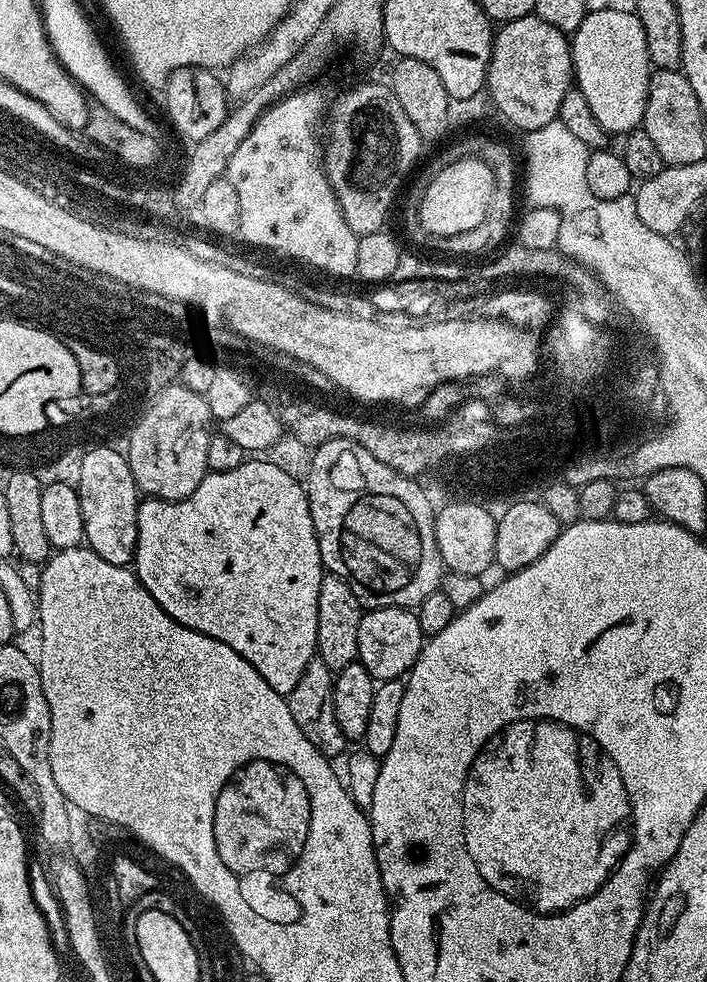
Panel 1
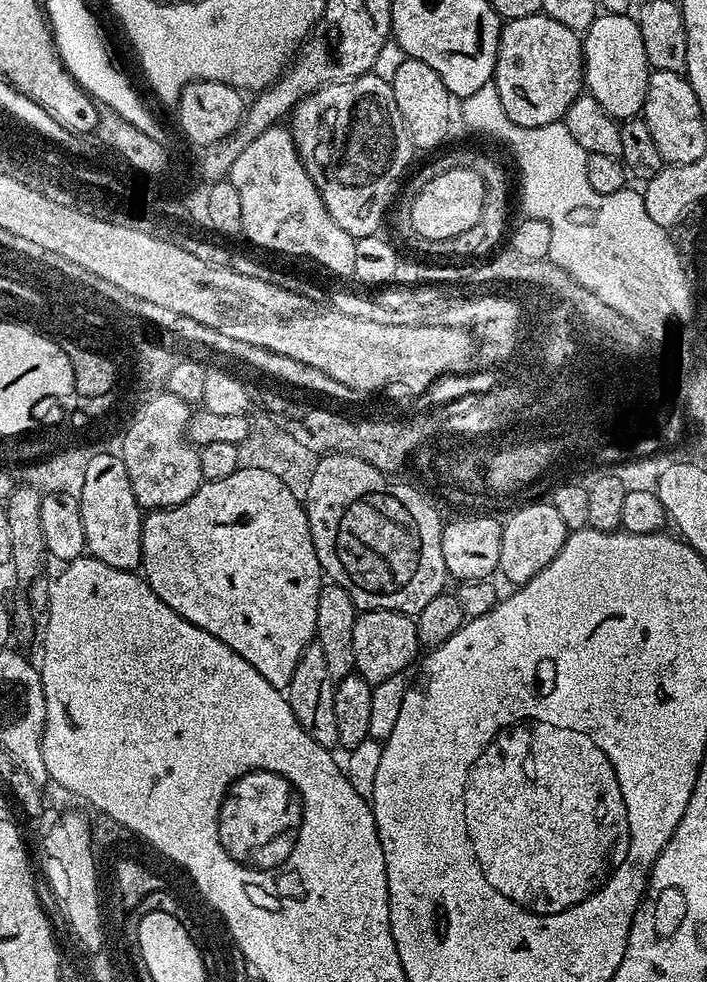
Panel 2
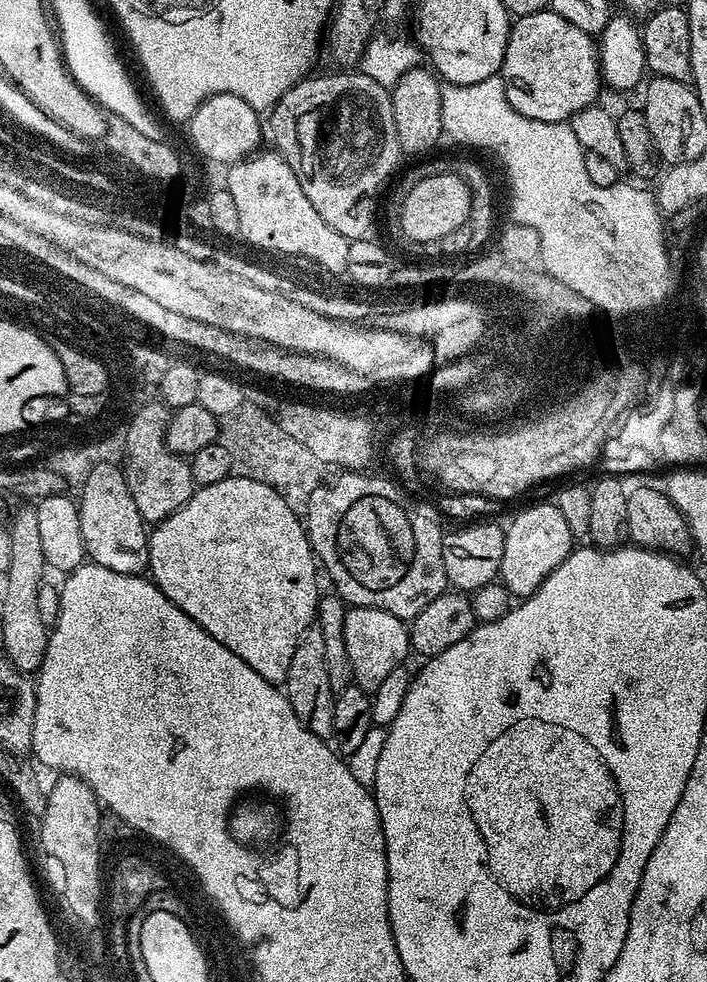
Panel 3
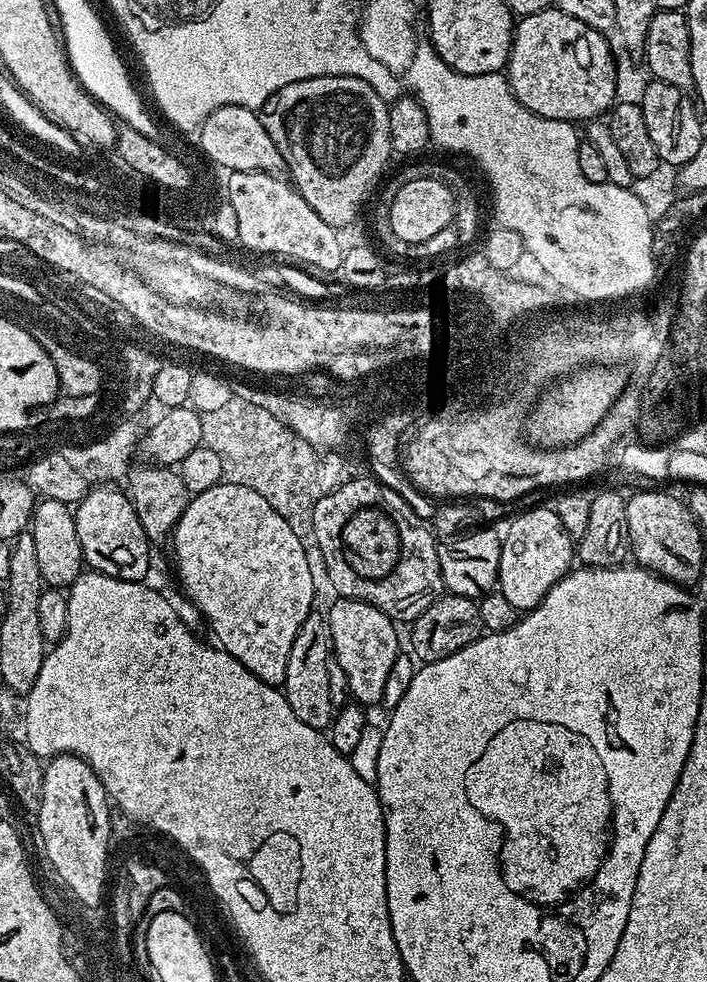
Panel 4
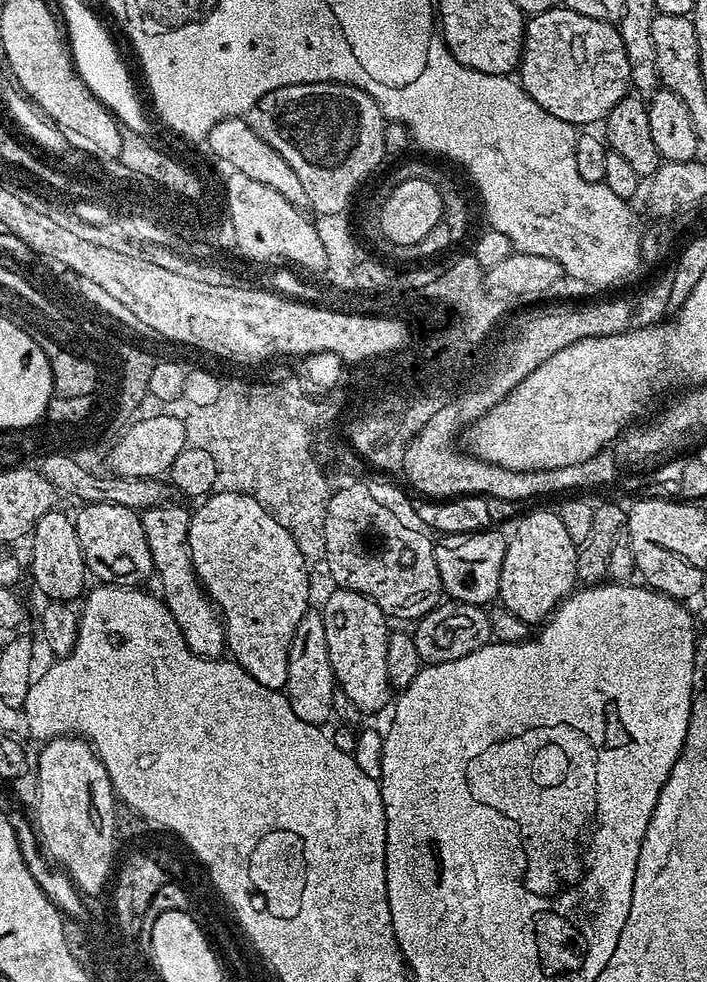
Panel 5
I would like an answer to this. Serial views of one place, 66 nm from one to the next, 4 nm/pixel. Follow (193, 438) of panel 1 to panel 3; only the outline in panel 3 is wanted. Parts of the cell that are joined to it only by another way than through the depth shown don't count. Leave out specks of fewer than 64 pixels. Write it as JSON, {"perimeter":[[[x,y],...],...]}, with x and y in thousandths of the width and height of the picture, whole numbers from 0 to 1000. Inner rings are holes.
{"perimeter":[[[228,409],[222,414],[205,415],[194,424],[181,443],[181,491],[185,494],[181,505],[190,507],[195,523],[201,523],[205,535],[219,536],[246,523],[272,506],[279,493],[272,486],[270,471],[259,464],[238,457],[232,443],[238,437],[240,416]]]}

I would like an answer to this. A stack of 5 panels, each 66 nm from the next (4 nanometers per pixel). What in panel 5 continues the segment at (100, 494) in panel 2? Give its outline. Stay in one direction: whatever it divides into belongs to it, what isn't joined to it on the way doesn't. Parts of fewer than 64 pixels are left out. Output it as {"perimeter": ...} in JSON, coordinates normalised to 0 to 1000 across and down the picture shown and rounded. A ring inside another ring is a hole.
{"perimeter":[[[119,513],[113,522],[106,522],[107,543],[116,556],[119,576],[126,584],[137,587],[137,592],[149,595],[197,596],[198,591],[216,586],[218,579],[212,568],[212,556],[207,556],[207,540],[201,540],[197,524],[188,518],[165,513]]]}

